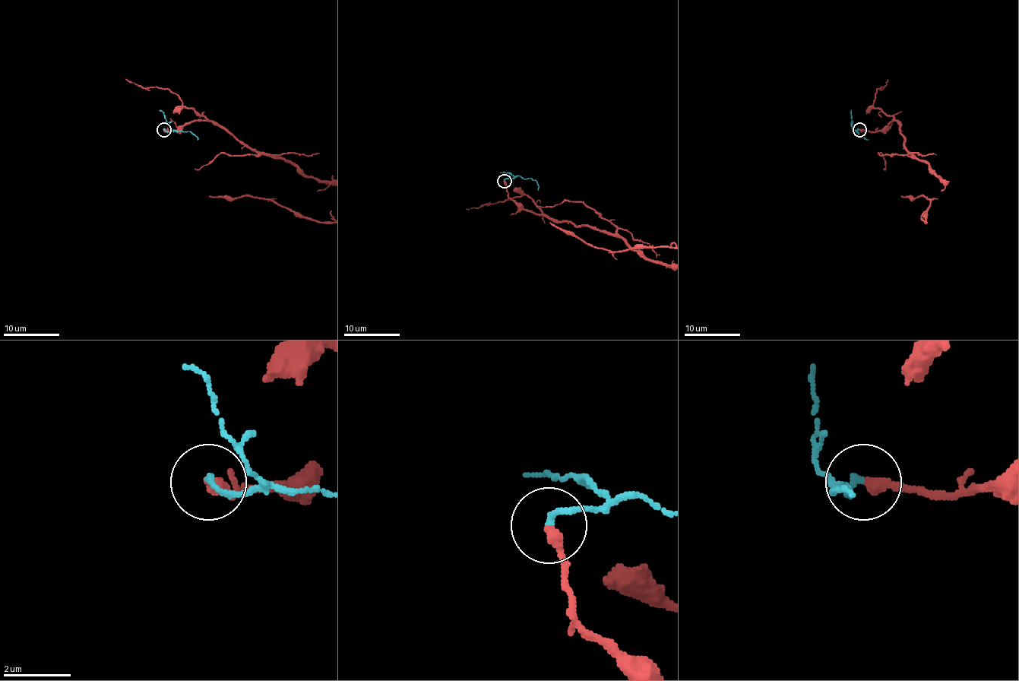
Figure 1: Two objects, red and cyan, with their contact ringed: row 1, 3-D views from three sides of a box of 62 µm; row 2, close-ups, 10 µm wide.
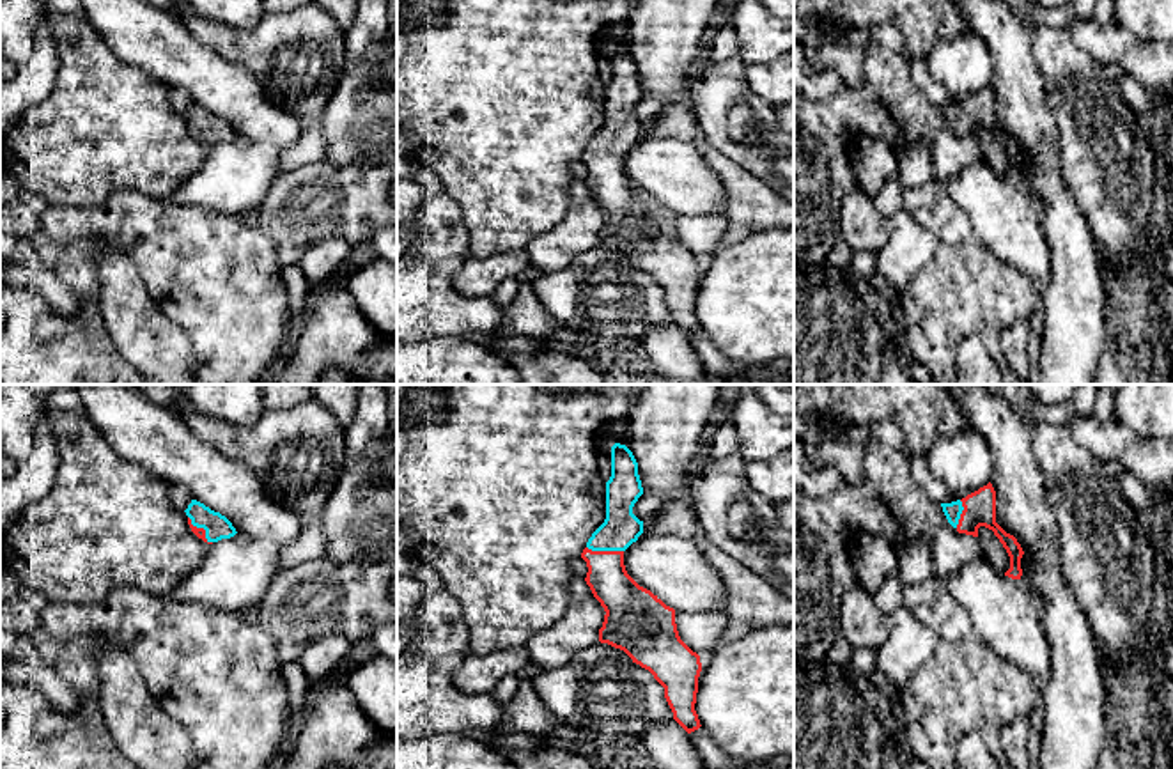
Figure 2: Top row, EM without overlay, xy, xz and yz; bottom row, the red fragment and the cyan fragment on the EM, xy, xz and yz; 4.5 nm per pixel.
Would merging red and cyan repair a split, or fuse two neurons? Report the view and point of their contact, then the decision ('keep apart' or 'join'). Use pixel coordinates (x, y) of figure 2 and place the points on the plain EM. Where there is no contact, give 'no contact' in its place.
contact xz (605, 155); join

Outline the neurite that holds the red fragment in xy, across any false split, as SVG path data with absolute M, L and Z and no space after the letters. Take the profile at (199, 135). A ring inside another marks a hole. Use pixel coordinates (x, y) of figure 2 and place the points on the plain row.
M191 103L184 115L191 135L207 147L230 142L237 136L225 119L211 113L197 103Z

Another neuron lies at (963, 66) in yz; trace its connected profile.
M966 28L960 35L934 44L927 69L934 82L962 103L990 85L992 55L983 39Z

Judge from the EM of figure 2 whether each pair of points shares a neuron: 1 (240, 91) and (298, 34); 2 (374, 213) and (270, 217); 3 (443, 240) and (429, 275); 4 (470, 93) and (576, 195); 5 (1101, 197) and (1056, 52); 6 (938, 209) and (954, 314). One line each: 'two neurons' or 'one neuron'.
1: two neurons
2: one neuron
3: two neurons
4: two neurons
5: one neuron
6: one neuron

